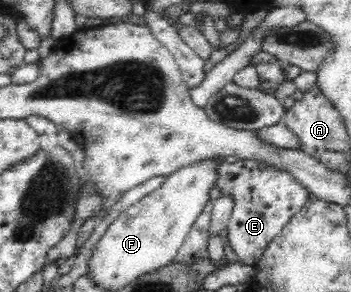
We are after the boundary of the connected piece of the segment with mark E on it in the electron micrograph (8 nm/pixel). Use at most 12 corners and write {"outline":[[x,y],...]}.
{"outline":[[218,157],[226,242],[254,265],[312,198],[260,160]]}

